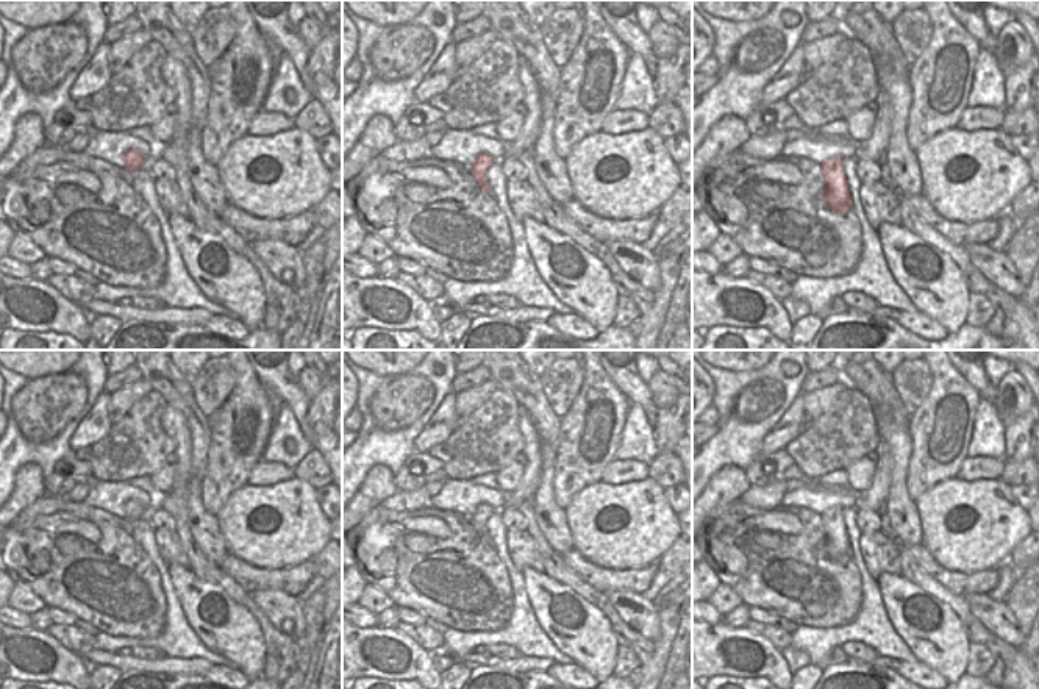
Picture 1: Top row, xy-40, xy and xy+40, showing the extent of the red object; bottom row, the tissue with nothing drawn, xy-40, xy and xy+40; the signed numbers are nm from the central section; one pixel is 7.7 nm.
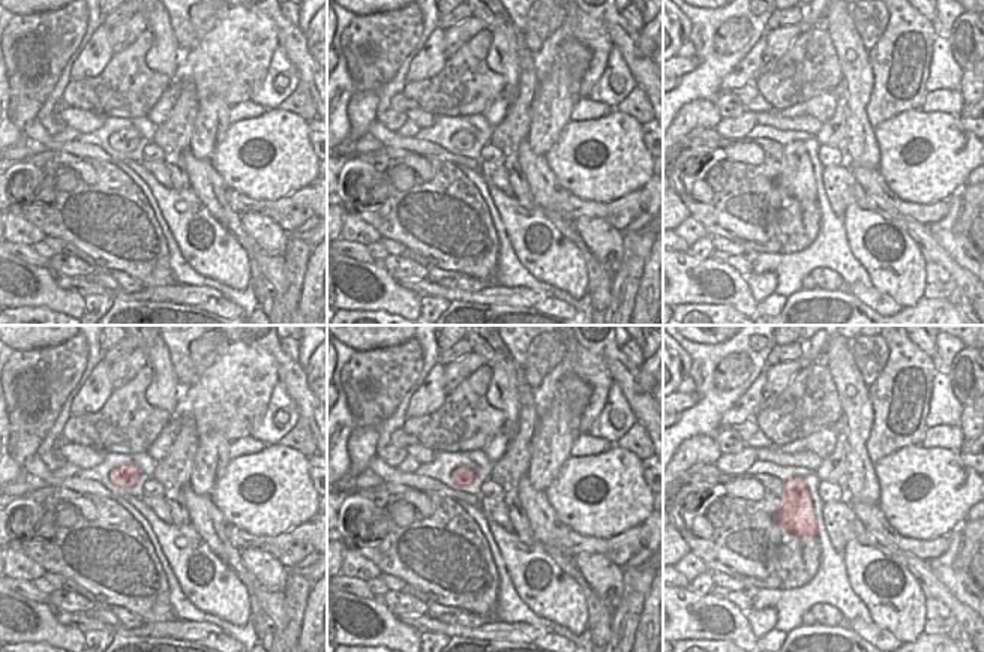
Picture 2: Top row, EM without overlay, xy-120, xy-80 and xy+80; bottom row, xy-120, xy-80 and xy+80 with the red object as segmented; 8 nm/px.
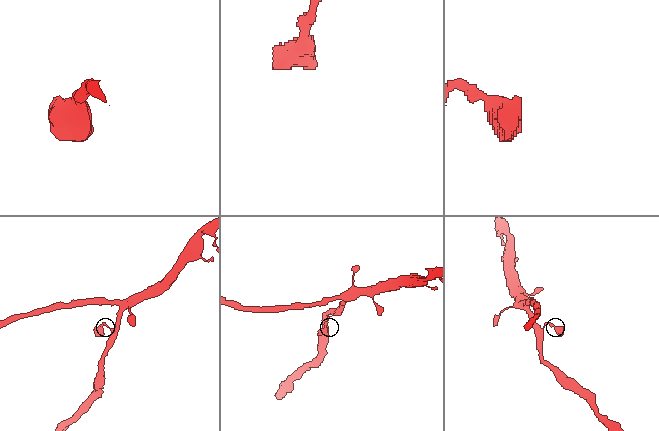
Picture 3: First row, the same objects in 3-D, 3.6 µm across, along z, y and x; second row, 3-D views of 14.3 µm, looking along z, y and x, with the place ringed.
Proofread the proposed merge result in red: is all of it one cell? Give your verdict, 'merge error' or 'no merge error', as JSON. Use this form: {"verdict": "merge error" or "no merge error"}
{"verdict": "no merge error"}

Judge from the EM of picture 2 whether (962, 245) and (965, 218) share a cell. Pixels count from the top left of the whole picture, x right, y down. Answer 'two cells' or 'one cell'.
two cells

